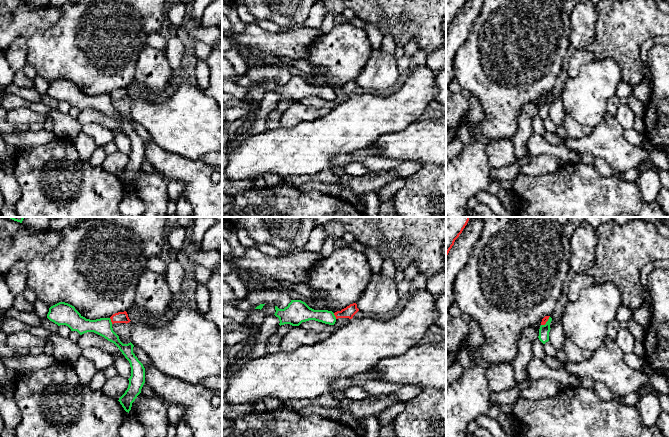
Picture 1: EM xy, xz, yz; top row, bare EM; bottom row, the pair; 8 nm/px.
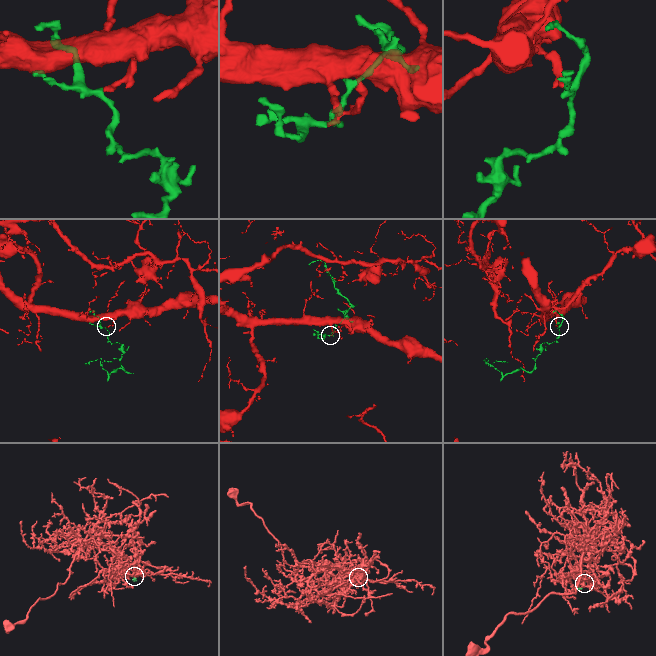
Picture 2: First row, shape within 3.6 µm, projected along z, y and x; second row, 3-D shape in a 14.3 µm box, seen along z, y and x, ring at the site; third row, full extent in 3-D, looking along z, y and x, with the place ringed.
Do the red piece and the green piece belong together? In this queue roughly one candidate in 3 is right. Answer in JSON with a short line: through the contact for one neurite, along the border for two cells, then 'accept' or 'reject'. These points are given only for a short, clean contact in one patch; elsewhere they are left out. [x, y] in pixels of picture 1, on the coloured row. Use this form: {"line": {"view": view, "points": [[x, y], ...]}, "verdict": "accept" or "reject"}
{"line": {"view": "xy", "points": [[109, 318], [112, 323]]}, "verdict": "reject"}

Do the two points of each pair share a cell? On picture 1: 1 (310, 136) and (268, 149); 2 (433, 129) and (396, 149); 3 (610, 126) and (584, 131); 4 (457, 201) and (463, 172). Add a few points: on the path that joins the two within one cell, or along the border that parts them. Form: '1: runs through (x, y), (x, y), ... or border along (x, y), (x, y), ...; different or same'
1: runs through (300, 146), (297, 149), (278, 149); same
2: runs through (424, 138), (420, 142), (405, 146); same
3: border along (593, 128), (586, 136), (577, 139), (570, 138); different
4: runs through (457, 194), (457, 183), (460, 179); same

